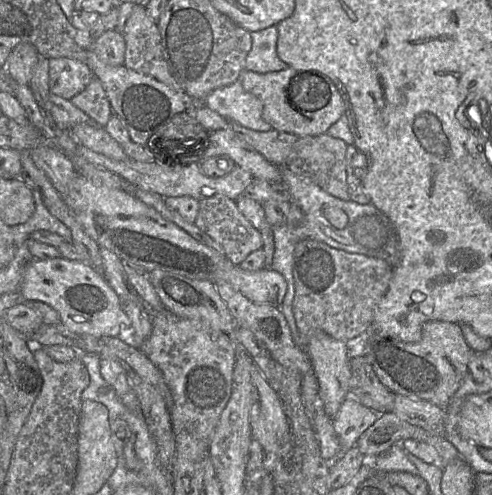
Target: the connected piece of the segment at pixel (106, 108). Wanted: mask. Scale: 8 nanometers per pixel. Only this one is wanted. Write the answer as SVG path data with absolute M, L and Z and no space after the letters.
M95 76L86 88L70 99L71 103L85 112L95 124L105 127L113 110L106 92Z

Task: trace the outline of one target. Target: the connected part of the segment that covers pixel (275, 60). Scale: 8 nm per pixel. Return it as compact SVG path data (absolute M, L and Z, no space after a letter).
M277 25L250 32L252 46L245 59L244 70L260 74L287 69L289 66L277 56Z

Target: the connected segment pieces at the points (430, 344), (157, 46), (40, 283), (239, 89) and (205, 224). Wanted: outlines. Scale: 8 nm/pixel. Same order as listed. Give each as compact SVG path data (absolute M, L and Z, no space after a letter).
M428 321L423 325L421 340L415 343L406 343L386 335L372 333L367 335L364 354L368 355L369 362L380 382L395 395L406 396L415 400L430 402L440 408L445 408L451 401L468 373L468 362L472 354L460 326L456 323L444 321Z
M134 4L120 33L125 40L124 65L127 68L180 89L164 58L158 23L149 17L145 6Z
M63 257L33 258L25 268L19 289L25 301L40 301L56 310L60 322L74 333L118 337L132 328L118 294L102 273L86 262Z
M240 78L228 86L212 91L205 98L205 104L228 121L246 128L256 131L273 129L262 118L262 102L244 90Z
M222 195L199 200L199 210L195 225L214 242L219 244L225 256L235 265L241 264L250 253L262 248L263 245L260 231L254 228L243 216L234 200Z

